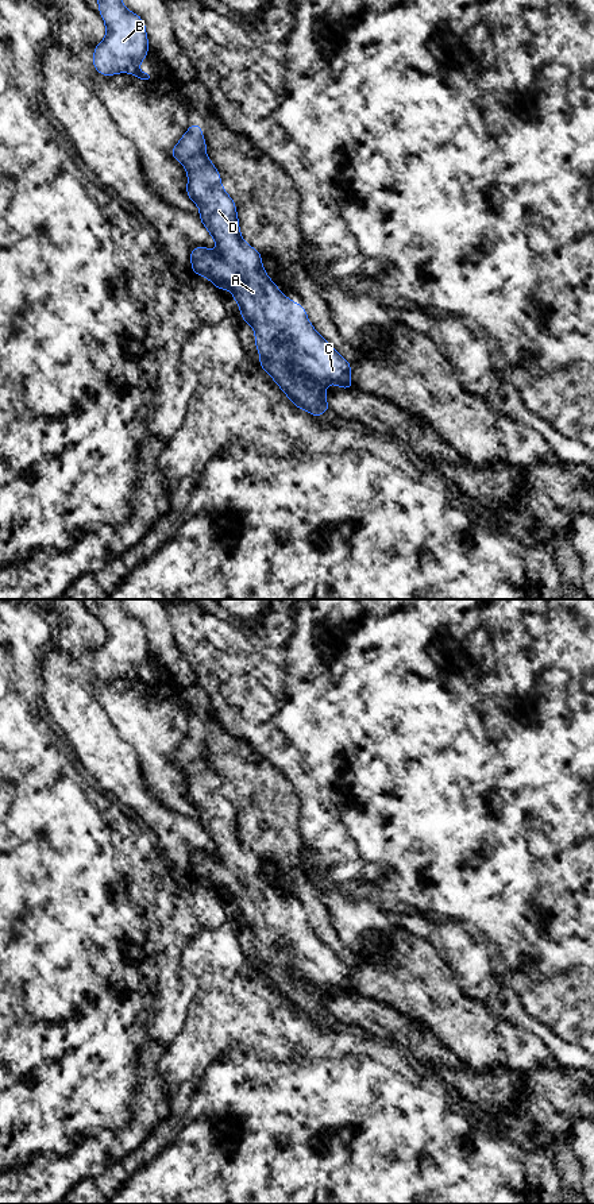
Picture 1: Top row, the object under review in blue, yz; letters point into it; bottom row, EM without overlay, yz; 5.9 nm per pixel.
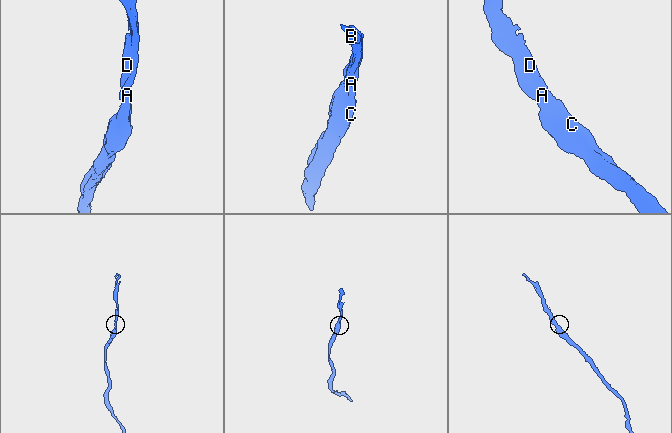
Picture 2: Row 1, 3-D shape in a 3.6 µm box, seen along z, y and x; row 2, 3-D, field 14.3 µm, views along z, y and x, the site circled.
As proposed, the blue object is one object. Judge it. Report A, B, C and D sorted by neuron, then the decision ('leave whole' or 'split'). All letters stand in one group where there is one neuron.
A B C D; leave whole

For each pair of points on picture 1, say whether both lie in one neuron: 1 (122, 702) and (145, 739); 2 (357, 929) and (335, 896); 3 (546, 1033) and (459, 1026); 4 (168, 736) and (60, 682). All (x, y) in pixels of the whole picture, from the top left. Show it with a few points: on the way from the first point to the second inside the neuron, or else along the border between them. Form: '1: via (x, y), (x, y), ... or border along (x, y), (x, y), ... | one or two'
1: via (131, 712), (145, 725), (145, 729) | one
2: via (353, 921), (353, 917), (343, 905) | one
3: border along (500, 1019), (531, 1031), (551, 1054) | two
4: border along (104, 710), (122, 737) | two

